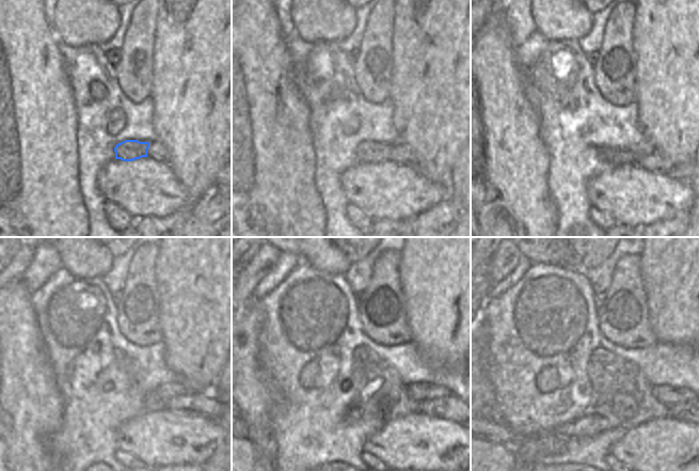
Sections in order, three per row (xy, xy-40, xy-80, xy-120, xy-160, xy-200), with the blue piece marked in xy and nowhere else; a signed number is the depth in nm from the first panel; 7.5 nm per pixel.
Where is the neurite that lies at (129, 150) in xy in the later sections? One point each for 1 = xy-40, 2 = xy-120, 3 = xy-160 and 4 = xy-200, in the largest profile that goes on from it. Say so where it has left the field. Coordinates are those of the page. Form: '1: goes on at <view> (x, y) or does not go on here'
1: goes on at xy-40 (368, 152)
2: goes on at xy-120 (165, 391)
3: goes on at xy-160 (418, 392)
4: goes on at xy-200 (667, 394)

